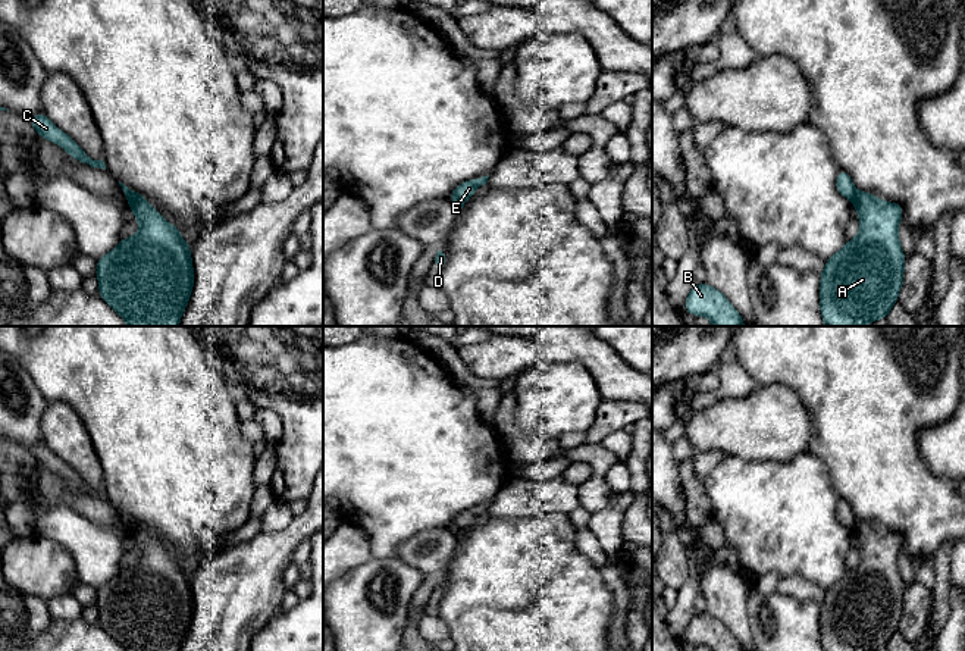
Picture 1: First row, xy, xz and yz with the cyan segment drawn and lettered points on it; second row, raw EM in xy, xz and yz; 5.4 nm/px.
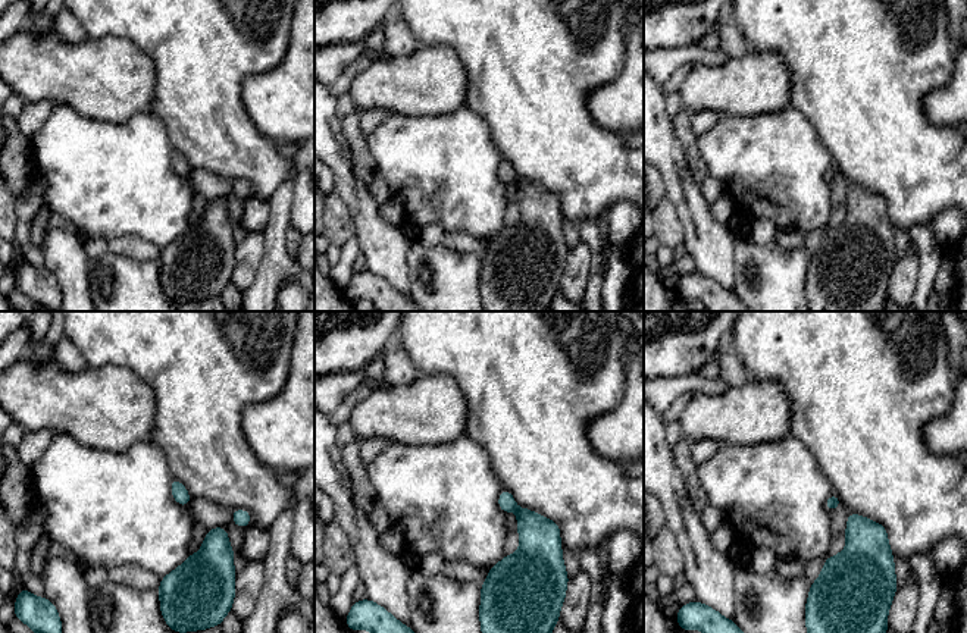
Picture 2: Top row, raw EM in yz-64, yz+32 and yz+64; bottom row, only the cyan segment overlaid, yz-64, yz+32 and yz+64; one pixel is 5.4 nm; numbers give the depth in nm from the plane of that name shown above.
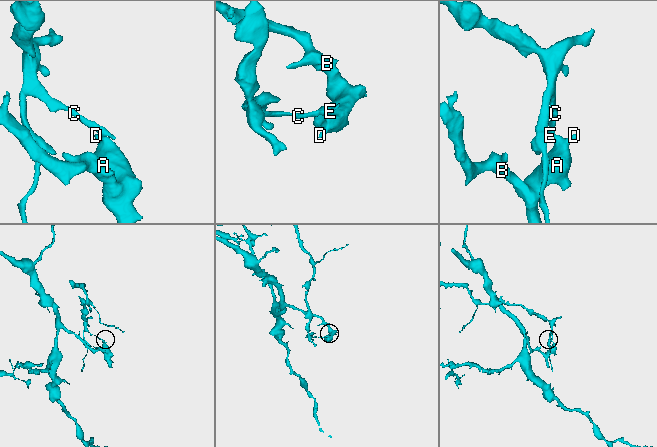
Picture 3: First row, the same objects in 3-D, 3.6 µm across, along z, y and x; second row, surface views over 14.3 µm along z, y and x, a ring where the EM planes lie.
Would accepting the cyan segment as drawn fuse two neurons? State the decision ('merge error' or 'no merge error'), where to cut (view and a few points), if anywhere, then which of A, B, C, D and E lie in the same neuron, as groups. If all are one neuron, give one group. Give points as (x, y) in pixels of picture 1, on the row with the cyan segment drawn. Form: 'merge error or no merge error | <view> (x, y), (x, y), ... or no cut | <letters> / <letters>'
merge error | yz (857, 191), (852, 199) | A B D / C E

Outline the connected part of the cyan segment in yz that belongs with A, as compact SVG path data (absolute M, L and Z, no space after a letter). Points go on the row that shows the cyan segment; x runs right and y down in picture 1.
M856 191L859 235L825 260L820 309L825 326L865 326L886 319L903 284L905 254L897 226L902 204Z

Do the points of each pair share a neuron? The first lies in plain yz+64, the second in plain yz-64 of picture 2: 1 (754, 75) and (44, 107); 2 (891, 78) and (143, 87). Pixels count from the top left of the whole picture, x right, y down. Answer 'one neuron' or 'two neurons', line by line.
1: two neurons
2: two neurons

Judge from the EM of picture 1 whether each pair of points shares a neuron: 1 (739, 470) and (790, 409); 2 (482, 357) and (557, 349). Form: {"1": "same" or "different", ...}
{"1": "different", "2": "different"}

